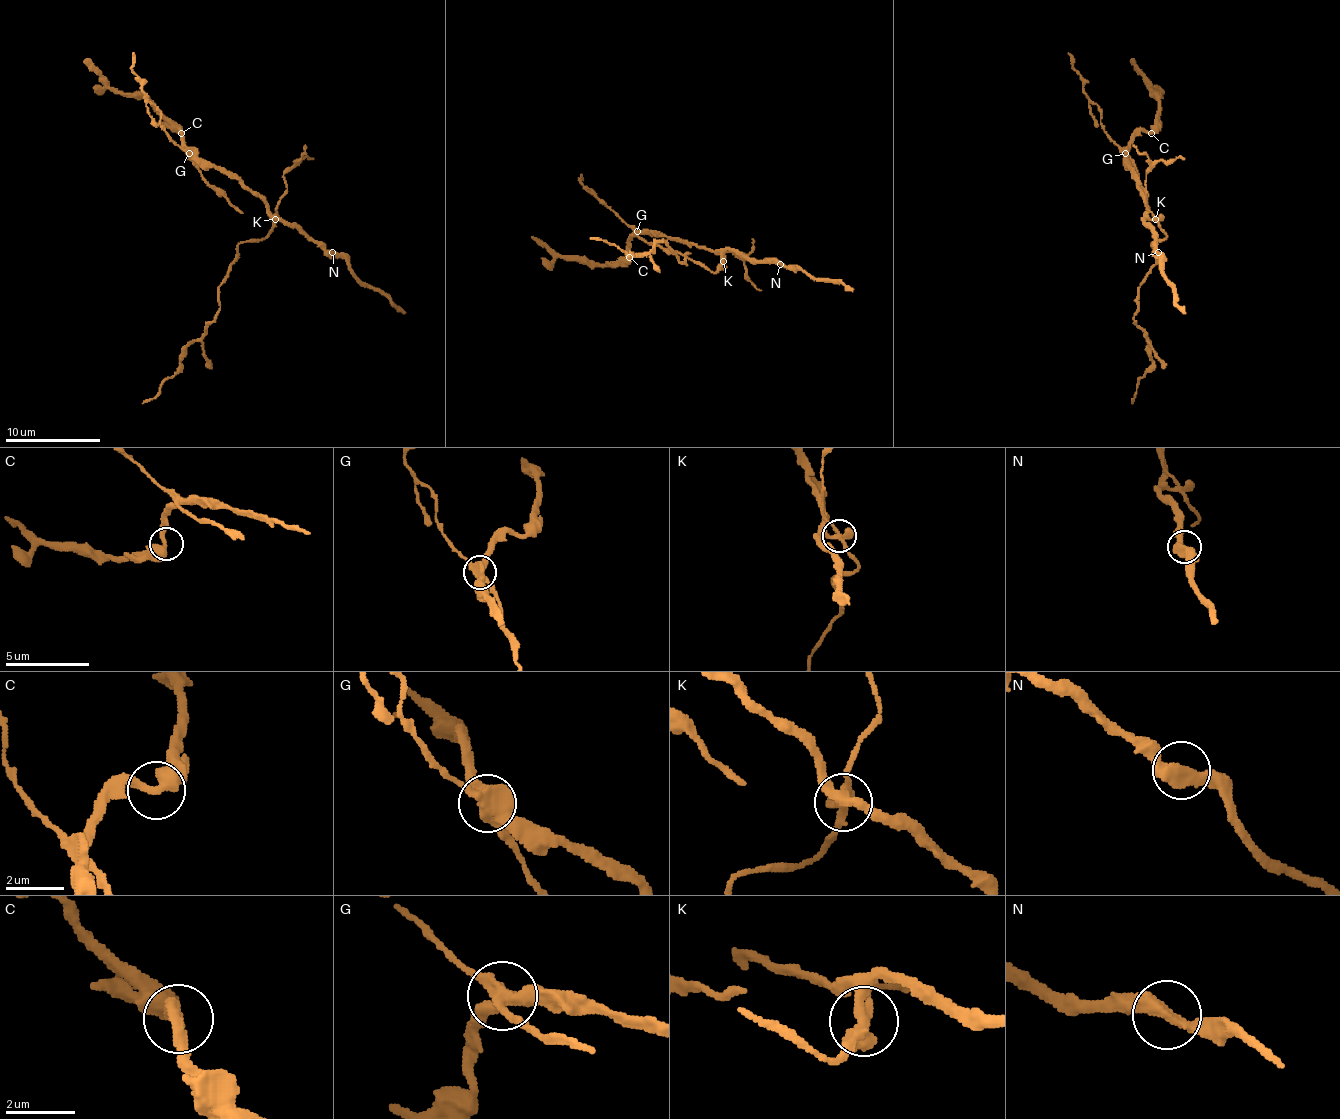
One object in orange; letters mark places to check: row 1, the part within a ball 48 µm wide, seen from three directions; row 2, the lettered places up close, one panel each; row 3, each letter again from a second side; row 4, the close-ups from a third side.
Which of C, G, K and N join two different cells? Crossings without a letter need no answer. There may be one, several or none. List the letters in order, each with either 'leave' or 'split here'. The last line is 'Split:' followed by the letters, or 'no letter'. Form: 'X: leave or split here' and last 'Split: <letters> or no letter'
C: leave
G: split here
K: split here
N: leave
Split: G, K

